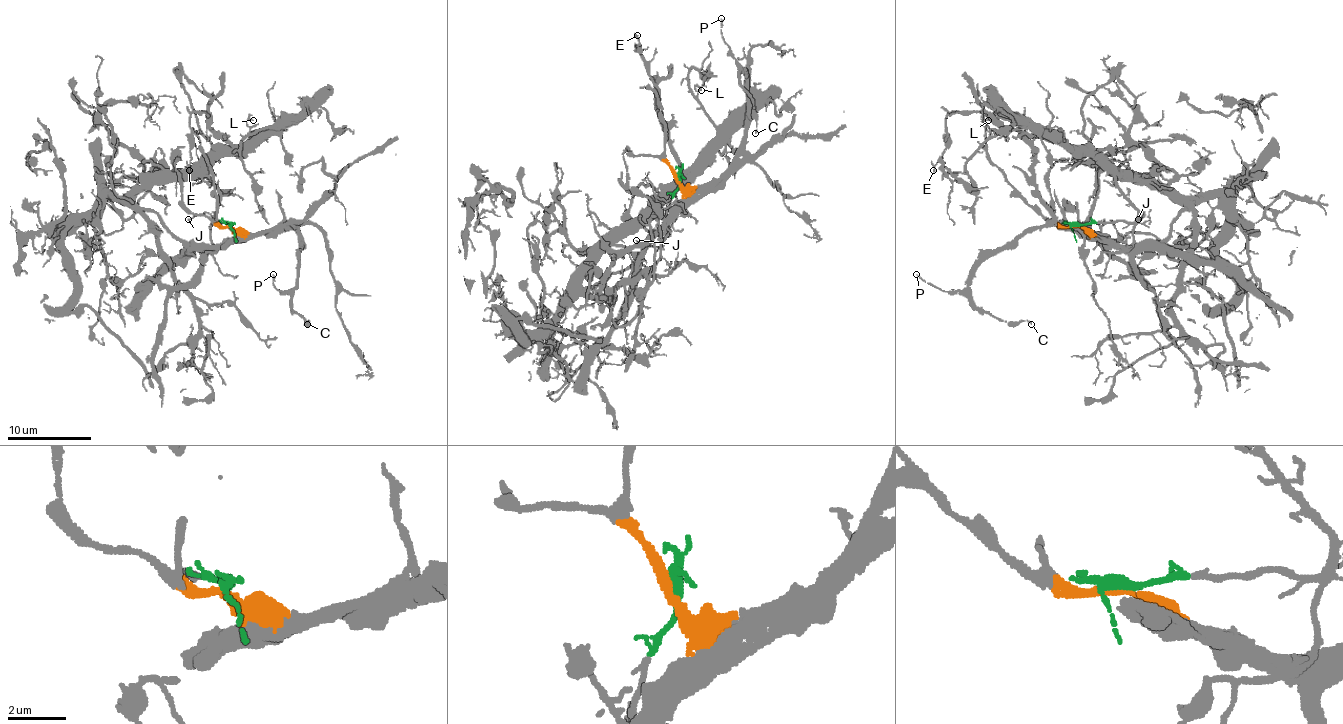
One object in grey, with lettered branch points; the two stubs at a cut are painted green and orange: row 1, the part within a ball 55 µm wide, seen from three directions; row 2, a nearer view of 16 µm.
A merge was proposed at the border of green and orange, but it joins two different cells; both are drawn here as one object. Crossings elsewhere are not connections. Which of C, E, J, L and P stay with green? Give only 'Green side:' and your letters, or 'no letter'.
Green side: E, J, L

